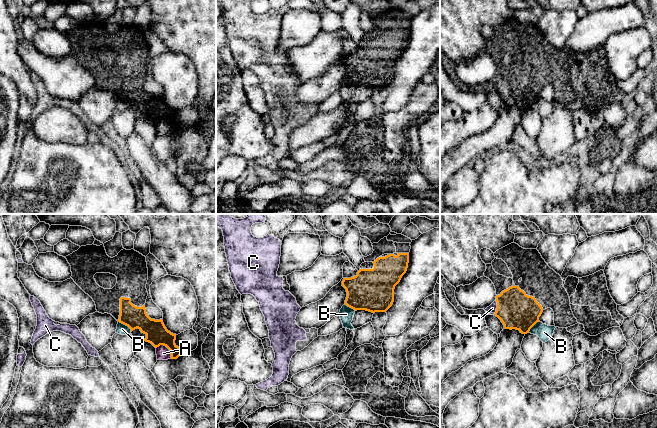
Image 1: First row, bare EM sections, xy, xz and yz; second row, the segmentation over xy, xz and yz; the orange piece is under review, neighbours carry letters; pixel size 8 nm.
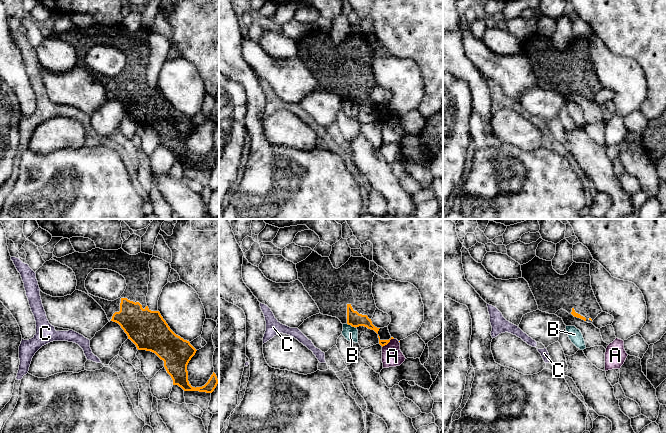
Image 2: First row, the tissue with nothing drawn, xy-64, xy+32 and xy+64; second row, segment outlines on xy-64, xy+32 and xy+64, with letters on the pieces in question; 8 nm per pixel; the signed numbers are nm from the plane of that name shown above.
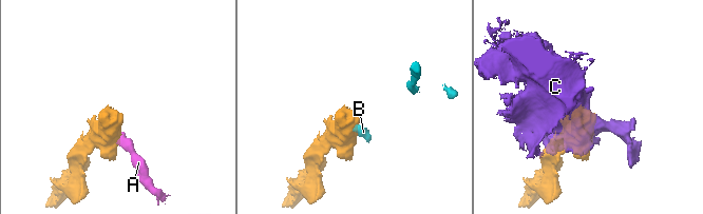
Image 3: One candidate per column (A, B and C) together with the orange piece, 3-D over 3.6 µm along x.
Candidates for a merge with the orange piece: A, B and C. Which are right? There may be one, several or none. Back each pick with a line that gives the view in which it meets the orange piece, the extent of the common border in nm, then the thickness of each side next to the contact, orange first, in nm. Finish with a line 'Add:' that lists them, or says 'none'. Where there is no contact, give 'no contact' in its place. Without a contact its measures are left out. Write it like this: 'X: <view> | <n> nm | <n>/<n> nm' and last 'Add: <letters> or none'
C: yz | 110 nm | 300/60 nm
Add: C

